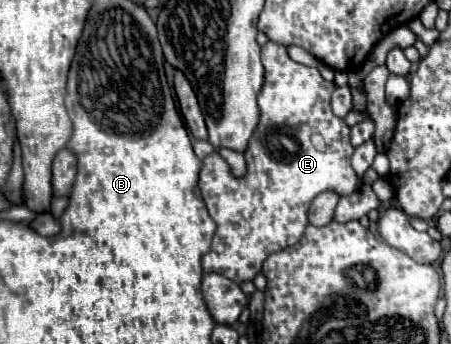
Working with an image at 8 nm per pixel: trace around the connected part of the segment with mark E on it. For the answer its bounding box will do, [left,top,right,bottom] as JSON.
[199,41,359,285]

